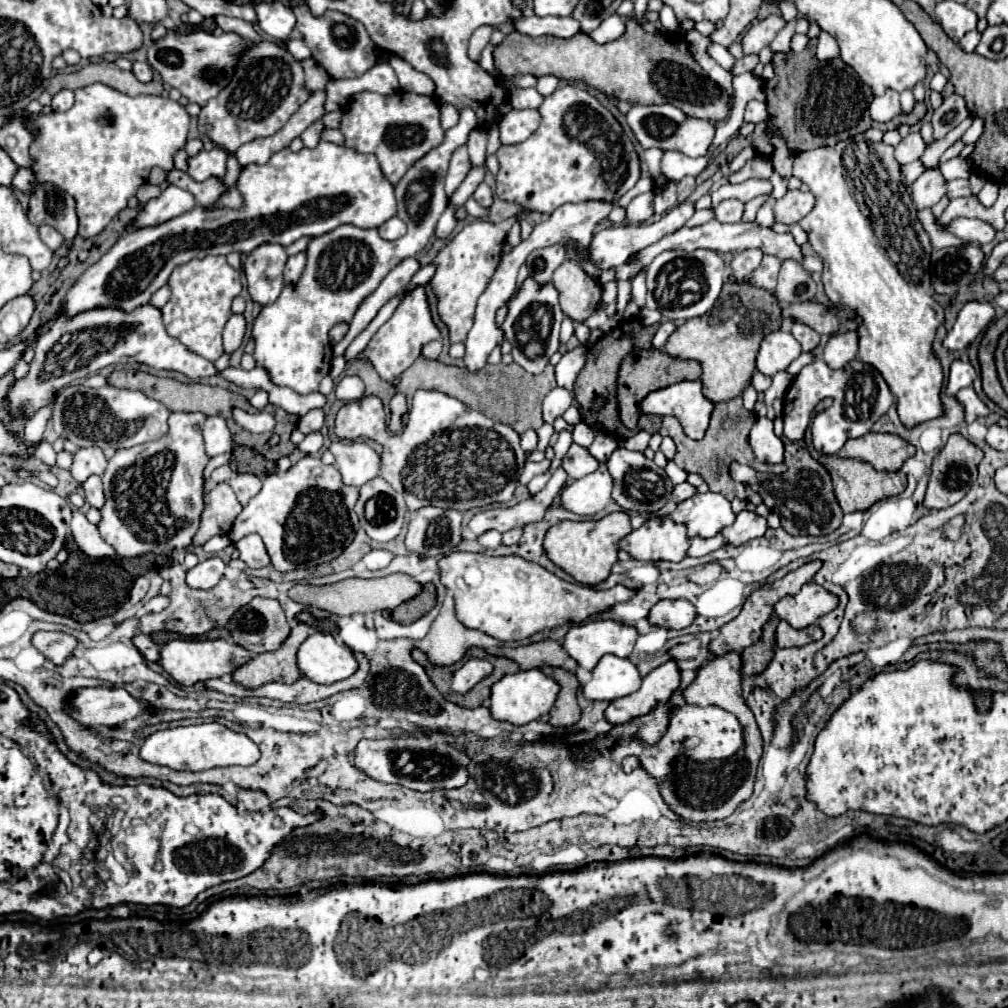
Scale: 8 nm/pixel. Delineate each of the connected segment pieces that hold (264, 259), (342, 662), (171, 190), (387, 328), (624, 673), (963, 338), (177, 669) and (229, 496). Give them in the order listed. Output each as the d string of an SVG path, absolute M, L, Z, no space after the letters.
M261 244L249 252L243 260L243 272L247 276L247 290L253 302L267 306L275 302L283 290L283 268L287 252L281 244Z
M311 634L297 652L297 664L305 678L317 684L333 684L357 672L359 664L347 646L335 642L331 634Z
M167 186L157 198L151 198L135 216L135 222L131 228L149 228L159 226L173 216L179 216L181 212L187 212L189 208L195 208L195 198L191 192L181 190L177 186Z
M419 286L403 298L403 302L397 306L393 316L373 334L373 338L369 340L363 354L375 366L375 370L379 372L379 376L383 380L387 380L391 386L397 386L401 374L421 356L423 344L427 344L431 340L439 340L439 330L433 324L433 318L431 318L429 306L427 306L425 288Z
M605 654L591 672L591 680L583 686L587 700L617 700L633 694L641 686L637 666L629 658Z
M967 302L957 316L955 326L947 332L943 346L951 352L965 350L991 322L995 316L995 308L989 302Z
M175 638L171 642L165 642L159 650L159 664L165 672L169 672L169 676L185 686L191 686L195 682L203 682L209 678L219 678L223 674L231 674L235 668L239 668L241 664L249 662L251 656L249 652L245 652L245 648L227 642L223 638L217 640L183 640L183 638Z
M227 482L213 486L205 494L205 510L201 514L201 526L193 536L193 546L203 546L211 536L227 534L233 520L241 512L241 504Z

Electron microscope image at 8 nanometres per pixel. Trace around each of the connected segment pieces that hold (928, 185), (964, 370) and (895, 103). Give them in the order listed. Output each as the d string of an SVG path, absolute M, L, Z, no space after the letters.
M937 170L923 172L911 186L911 198L917 210L931 208L937 204L947 192L947 180Z
M953 360L951 362L951 372L949 372L949 380L947 380L947 388L945 394L953 396L957 394L961 388L971 386L975 380L975 370L969 362L961 362L961 360Z
M889 90L883 96L873 98L873 102L869 106L869 112L871 112L871 118L875 122L889 122L889 120L893 120L895 116L901 114L899 94L893 92L893 90Z

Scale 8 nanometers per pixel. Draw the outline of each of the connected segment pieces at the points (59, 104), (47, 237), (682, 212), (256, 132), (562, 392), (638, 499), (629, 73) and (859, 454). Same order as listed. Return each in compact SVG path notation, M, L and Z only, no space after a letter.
M61 90L59 94L53 96L53 102L51 102L51 108L55 112L65 112L73 106L73 92L71 90Z
M47 224L39 226L39 234L41 234L41 240L43 240L51 250L57 250L57 248L65 242L65 238L63 238L53 226L47 226Z
M681 202L675 208L671 208L661 220L653 222L653 224L641 224L641 226L613 226L613 228L605 228L601 232L597 232L593 236L591 242L591 258L599 268L617 268L621 264L625 264L625 260L629 260L631 254L639 252L641 248L647 248L649 244L661 240L667 234L673 234L675 230L679 230L681 226L685 226L685 222L695 214L695 204L693 202Z
M263 40L241 56L231 84L201 108L199 132L207 134L213 144L235 152L245 142L277 132L309 96L311 90L307 92L305 74L299 60L275 42Z
M565 388L551 390L543 400L543 420L553 424L553 420L563 416L571 404L573 404L573 394L569 390Z
M621 446L607 460L607 468L609 468L609 474L613 476L613 494L611 496L625 512L653 514L671 500L673 482L669 480L669 476L665 474L663 468L659 468L653 460L647 460L641 452L631 452Z
M635 20L627 22L627 30L621 38L607 44L597 44L583 32L569 40L557 40L555 36L531 38L515 30L495 48L493 56L497 70L505 78L515 78L521 74L551 74L559 80L583 82L607 96L627 100L631 104L673 104L687 116L709 122L721 122L729 116L729 94L719 88L719 84L715 84L695 62L685 36L679 34L677 40L677 34L661 32L659 56L659 34L645 32Z
M875 432L847 440L845 446L839 450L841 458L863 460L875 466L875 470L885 470L885 472L901 470L903 462L913 454L915 454L915 446L905 442L901 436L875 434Z

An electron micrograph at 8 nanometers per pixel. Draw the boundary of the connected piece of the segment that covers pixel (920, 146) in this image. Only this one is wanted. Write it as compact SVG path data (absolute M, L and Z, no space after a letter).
M911 132L907 138L901 140L899 146L895 146L895 160L899 164L909 164L915 162L923 156L925 152L925 142L919 132Z

